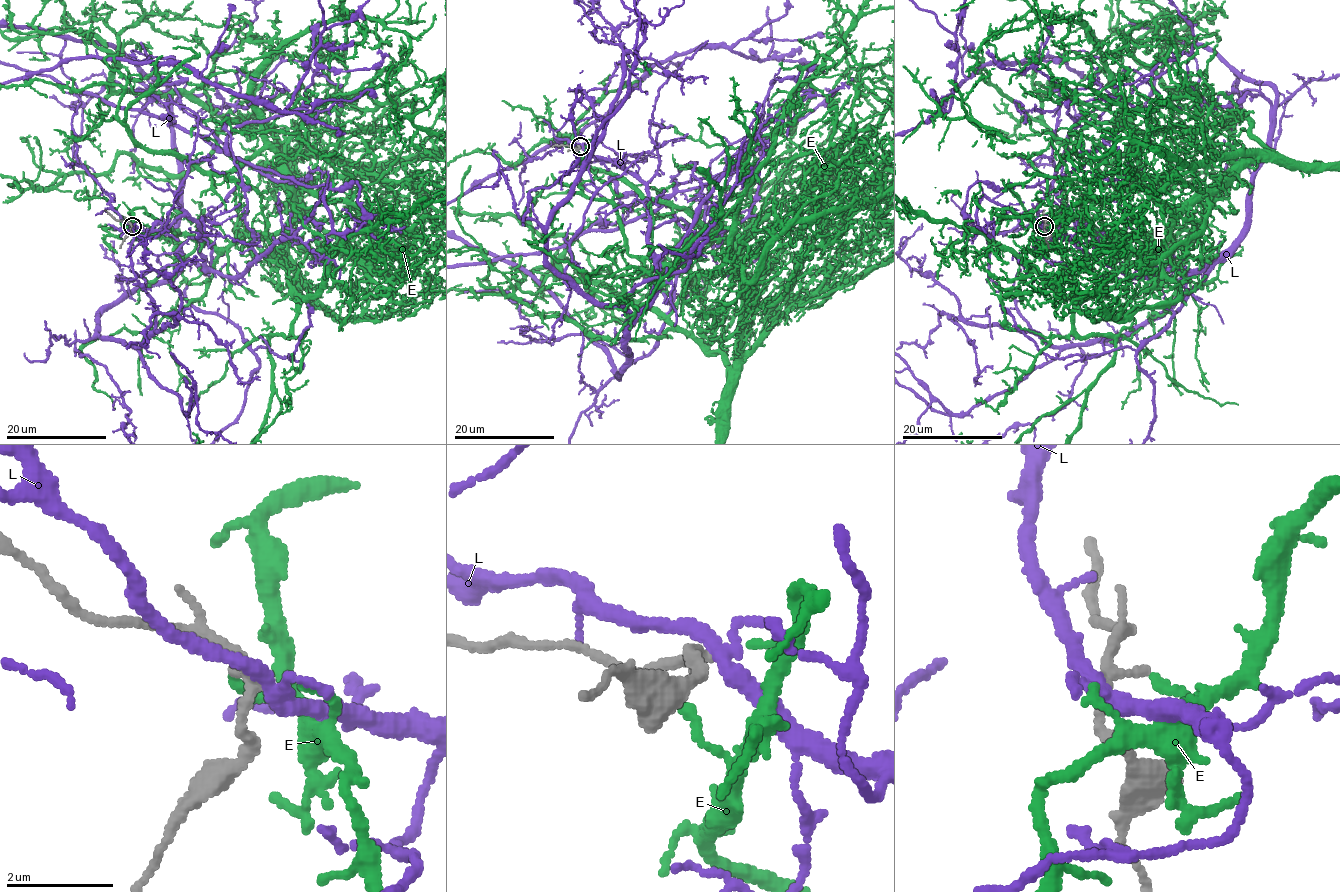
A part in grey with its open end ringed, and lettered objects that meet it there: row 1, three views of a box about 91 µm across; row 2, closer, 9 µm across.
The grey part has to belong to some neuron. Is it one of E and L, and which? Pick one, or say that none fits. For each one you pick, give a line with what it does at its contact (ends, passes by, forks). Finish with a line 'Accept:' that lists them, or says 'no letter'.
Accept: no letter

